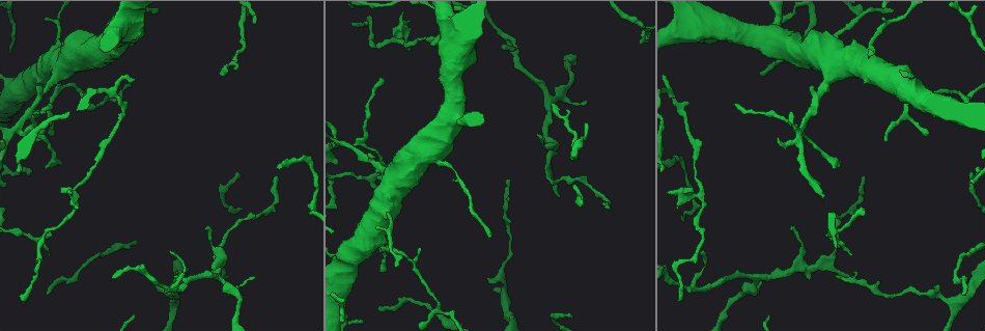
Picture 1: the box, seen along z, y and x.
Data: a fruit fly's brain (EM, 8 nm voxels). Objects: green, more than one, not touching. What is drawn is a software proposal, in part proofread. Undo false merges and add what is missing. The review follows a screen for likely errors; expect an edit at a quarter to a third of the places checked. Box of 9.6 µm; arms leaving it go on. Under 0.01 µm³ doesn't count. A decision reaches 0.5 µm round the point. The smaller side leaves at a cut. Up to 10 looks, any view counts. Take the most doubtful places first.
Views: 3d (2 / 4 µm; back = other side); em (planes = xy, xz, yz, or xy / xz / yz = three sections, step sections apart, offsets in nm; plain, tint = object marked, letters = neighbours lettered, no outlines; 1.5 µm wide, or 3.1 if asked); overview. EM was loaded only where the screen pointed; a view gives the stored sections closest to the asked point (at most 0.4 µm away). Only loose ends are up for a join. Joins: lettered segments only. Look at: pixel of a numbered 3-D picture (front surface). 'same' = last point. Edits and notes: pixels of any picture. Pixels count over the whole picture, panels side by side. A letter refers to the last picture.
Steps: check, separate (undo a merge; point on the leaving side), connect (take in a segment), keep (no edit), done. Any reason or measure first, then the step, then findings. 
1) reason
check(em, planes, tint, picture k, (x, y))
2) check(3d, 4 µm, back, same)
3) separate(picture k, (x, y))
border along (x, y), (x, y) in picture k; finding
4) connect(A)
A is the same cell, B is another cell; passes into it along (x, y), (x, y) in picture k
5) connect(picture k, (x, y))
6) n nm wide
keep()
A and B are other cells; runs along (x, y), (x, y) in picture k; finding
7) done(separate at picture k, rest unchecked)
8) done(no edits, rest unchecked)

an open end
check(em, xz, step 8, letters, picture 1, (227, 276))

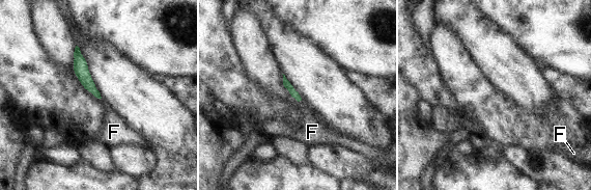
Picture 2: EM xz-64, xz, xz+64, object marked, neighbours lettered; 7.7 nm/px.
cut it another way
check(em, planes, letters, same)

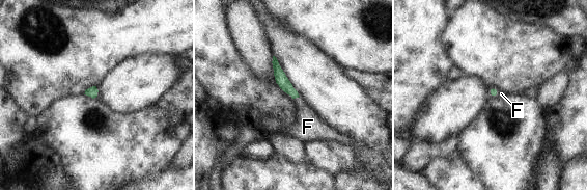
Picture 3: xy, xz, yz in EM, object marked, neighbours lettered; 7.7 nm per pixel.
80 nm wide; F touches over 50 nm
connect(F)
F is the same cell; the neuron continues

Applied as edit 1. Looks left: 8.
thin end
check(em, yz, step 8, tint, picture 1, (381, 78))

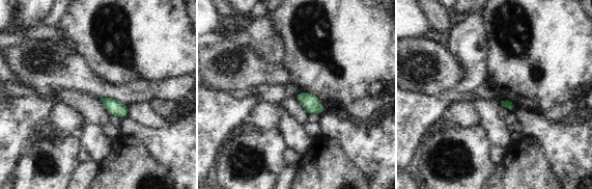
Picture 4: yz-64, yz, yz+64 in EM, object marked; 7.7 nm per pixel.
check(em, planes, letters, same)

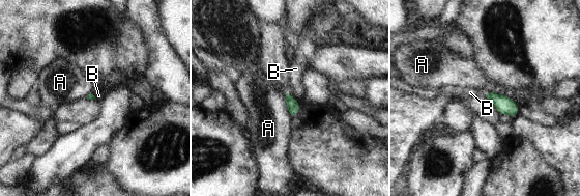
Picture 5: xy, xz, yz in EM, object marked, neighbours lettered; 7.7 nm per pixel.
A touches over 220 nm
keep()
A and B are other cells; no lettered segment goes on from it

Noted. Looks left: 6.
thick turns thin
check(3d, 4 µm, picture 1, (441, 164))

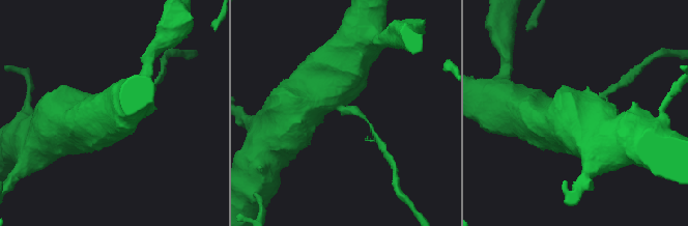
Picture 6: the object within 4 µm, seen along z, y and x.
shape alone is not enough
check(em, planes, letters, picture 6, (346, 109))

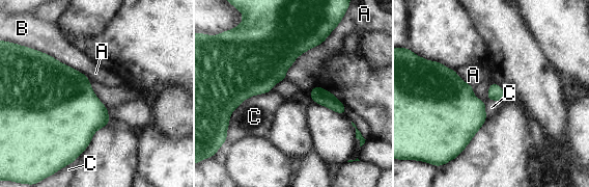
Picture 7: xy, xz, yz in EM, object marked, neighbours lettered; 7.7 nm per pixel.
A touches over 550 nm
keep()
A, B and C are other cells; border along (271, 91), (248, 97), (234, 110) in picture 7; one neuron here

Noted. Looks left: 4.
branch point
check(em, yz, step 8, tint, picture 1, (436, 306))

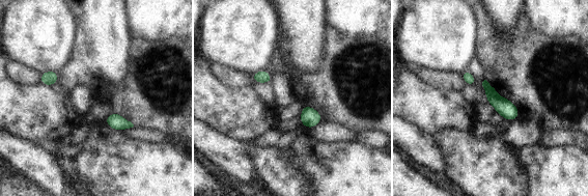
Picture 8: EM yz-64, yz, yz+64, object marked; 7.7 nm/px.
check(em, planes, letters, same)

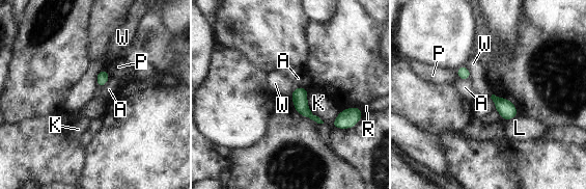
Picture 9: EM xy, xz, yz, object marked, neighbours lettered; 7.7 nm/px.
90 nm wide
keep()
A, K, L, P, R and W are other cells; one neuron here

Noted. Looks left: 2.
done(connect at picture 3, rest unchecked)

